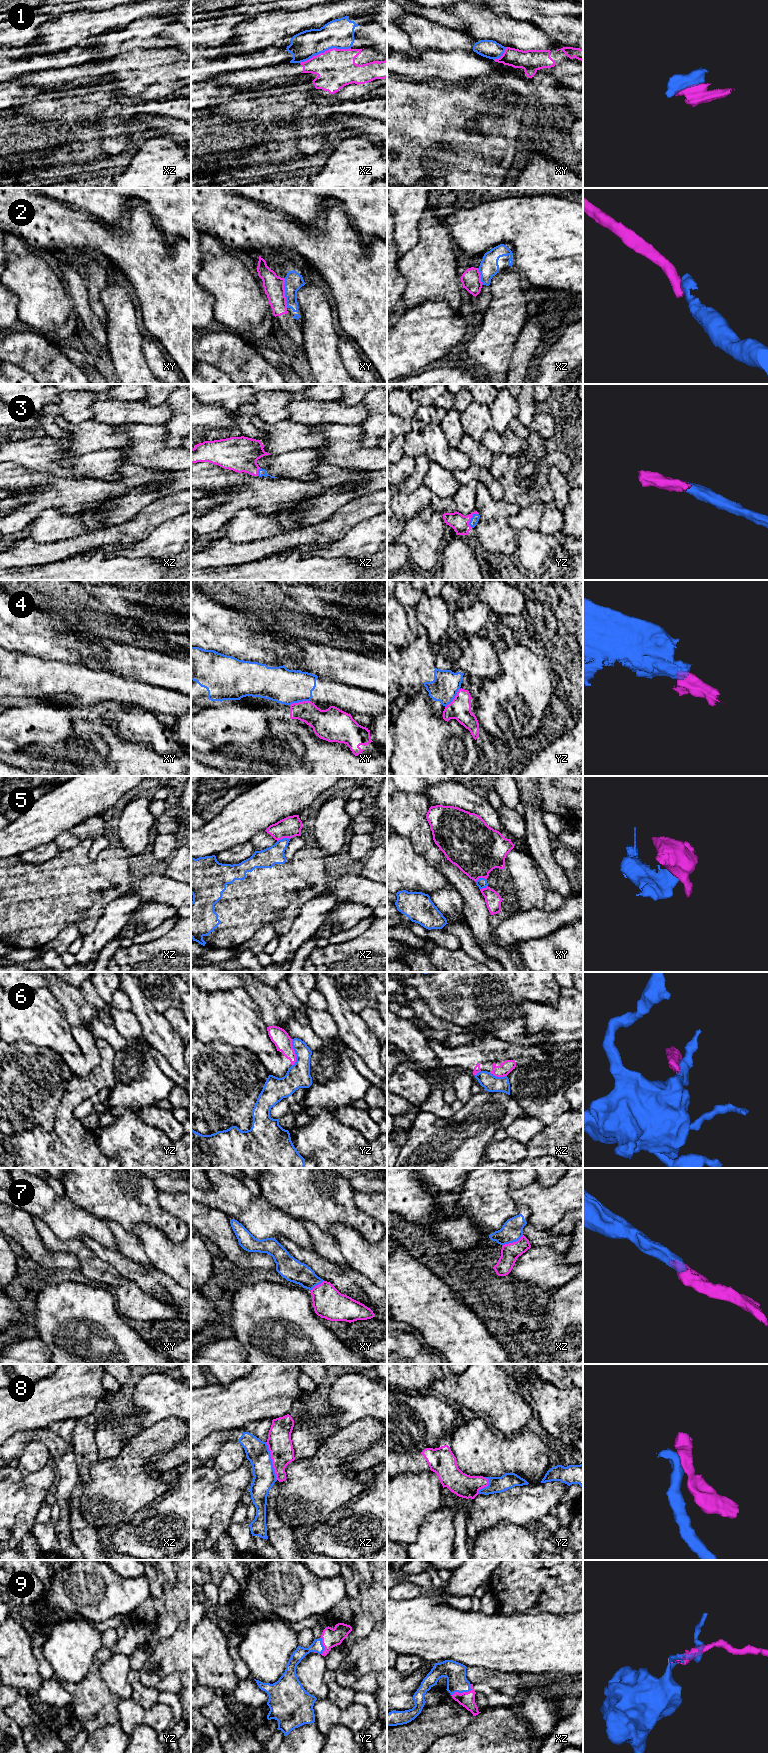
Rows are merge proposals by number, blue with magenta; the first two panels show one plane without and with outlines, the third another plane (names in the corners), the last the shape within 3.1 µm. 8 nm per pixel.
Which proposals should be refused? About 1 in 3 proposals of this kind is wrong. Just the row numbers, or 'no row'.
1, 2, 4, 5, 6, 8

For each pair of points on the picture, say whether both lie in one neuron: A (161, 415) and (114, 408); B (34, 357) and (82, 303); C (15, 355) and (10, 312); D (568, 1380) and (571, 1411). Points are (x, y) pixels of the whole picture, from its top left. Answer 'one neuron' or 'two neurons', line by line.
A: one neuron
B: two neurons
C: two neurons
D: two neurons

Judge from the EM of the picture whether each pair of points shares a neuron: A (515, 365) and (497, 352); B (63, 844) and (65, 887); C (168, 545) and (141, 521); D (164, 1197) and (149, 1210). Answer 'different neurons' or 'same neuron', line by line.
A: different neurons
B: different neurons
C: different neurons
D: different neurons

